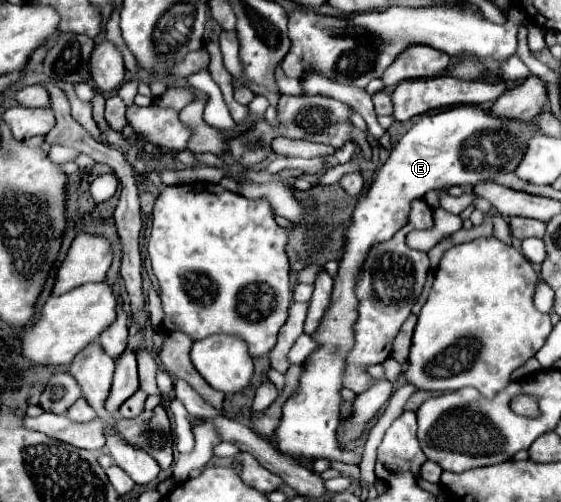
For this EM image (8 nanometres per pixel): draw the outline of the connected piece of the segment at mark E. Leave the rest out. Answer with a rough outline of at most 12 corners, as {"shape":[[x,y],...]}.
{"shape":[[422,116],[358,198],[332,300],[272,446],[334,456],[354,286],[410,202],[512,172],[534,122]]}

